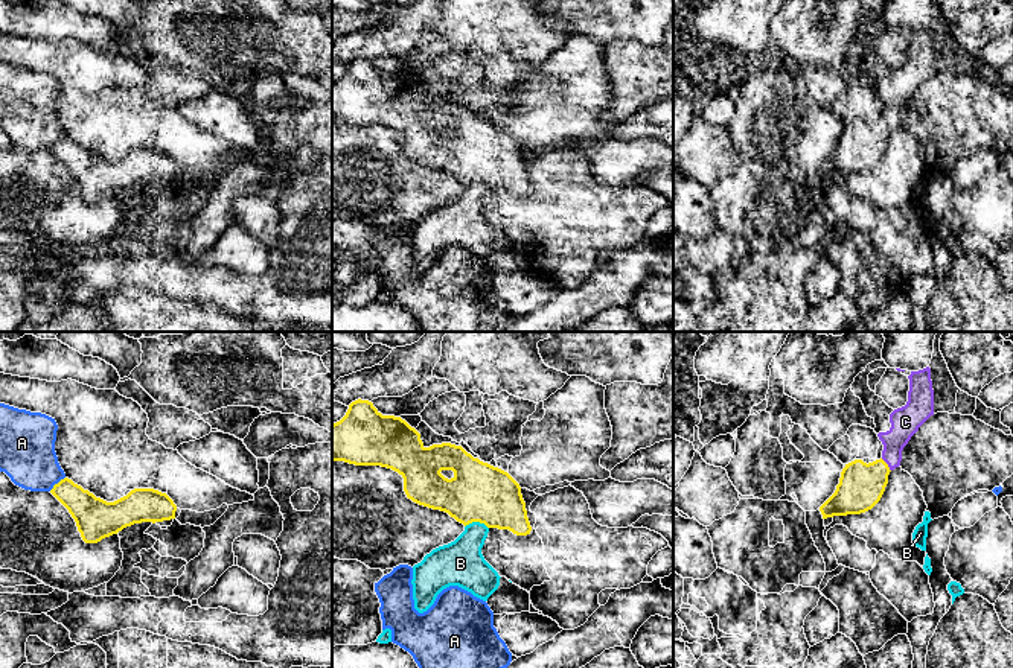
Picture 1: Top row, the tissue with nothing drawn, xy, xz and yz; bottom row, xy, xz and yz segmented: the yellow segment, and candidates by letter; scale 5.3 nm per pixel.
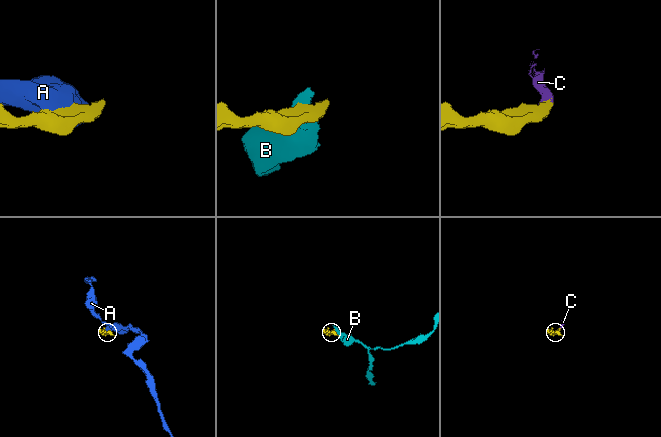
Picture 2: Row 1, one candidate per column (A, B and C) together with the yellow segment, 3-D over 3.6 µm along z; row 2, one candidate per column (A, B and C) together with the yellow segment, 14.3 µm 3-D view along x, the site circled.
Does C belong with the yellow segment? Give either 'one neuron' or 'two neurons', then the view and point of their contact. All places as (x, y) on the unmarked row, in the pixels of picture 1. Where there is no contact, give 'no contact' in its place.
one neuron; meets yellow in yz at (887, 124)

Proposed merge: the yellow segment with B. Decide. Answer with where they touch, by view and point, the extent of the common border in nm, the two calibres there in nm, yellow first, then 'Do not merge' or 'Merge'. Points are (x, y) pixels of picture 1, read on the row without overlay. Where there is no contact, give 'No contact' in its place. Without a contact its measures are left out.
Touches yellow at xz (477, 180). Shared border 130 nm. Thickness 320 nm (yellow) against 240 nm. Do not merge

